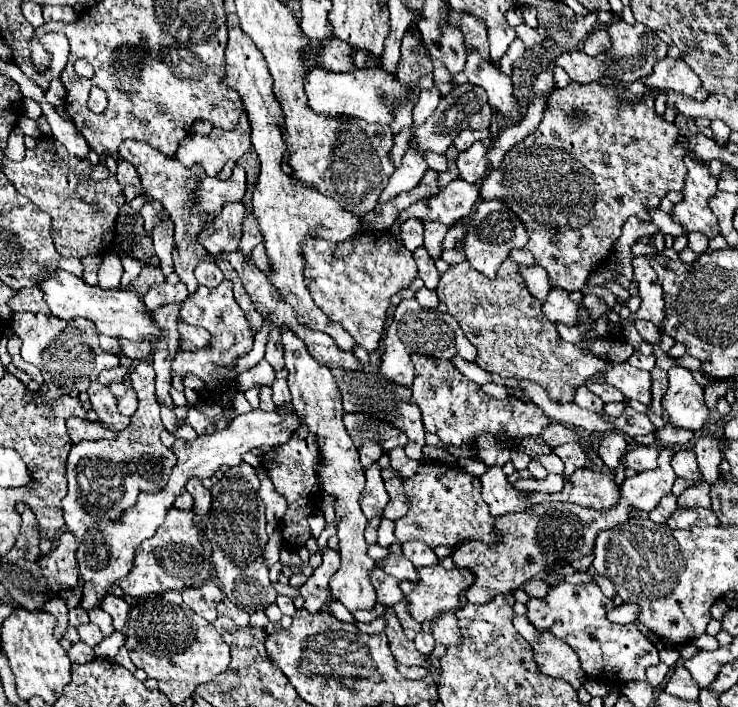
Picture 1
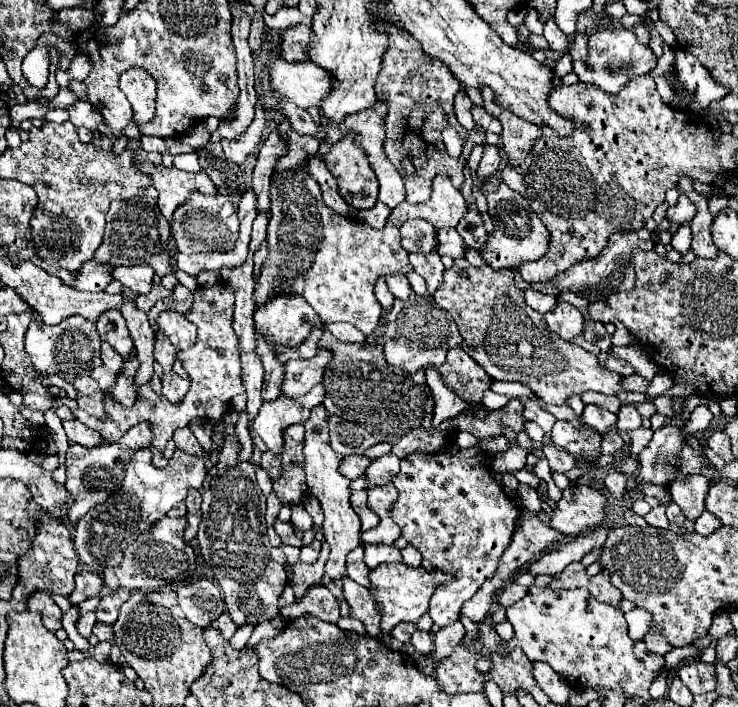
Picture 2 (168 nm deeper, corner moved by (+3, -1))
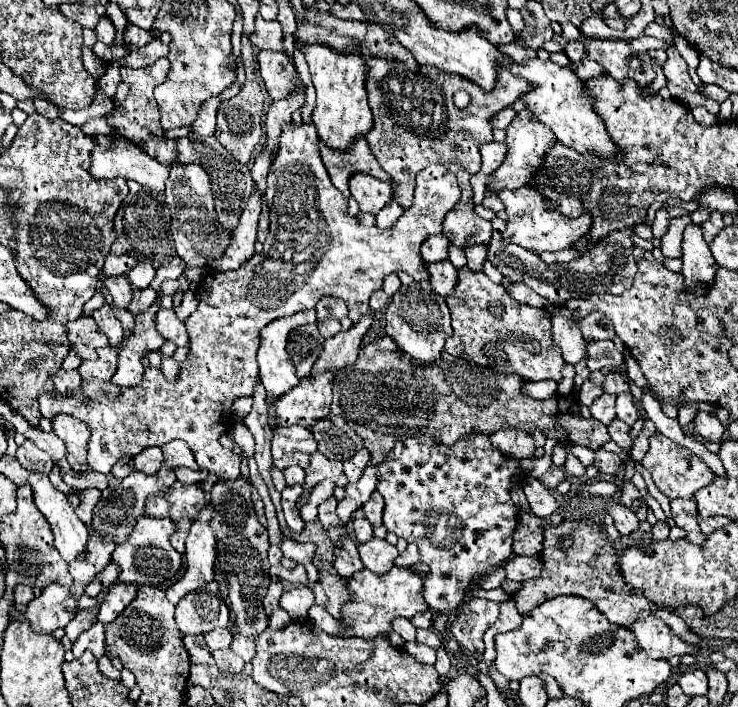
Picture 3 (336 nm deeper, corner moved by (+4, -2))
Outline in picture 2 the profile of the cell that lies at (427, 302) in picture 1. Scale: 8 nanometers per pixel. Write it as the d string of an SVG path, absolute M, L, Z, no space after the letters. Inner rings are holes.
M390 275L390 277L386 277L386 283L388 283L388 289L394 295L394 299L406 301L414 293L412 287L410 287L410 283L408 283L408 279L402 277L402 275L396 275L396 277Z

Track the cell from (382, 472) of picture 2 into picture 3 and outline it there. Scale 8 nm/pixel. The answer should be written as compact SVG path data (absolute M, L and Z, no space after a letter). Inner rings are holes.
M367 466L361 480L357 484L345 486L345 498L337 504L337 516L341 516L341 524L349 524L351 514L369 500L371 492L377 488L377 466Z

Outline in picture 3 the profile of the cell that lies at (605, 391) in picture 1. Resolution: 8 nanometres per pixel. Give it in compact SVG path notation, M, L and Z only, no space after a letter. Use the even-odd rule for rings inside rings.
M601 394L589 408L591 408L593 418L605 426L609 426L615 420L615 396L613 394Z

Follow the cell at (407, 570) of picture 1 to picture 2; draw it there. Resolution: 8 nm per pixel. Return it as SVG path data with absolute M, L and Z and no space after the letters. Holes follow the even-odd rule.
M364 545L366 553L364 553L364 563L374 569L386 561L402 561L400 551L394 545Z

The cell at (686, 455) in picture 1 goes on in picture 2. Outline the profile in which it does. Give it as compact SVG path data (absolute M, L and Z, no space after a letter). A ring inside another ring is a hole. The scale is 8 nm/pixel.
M690 475L686 483L672 483L670 495L674 503L680 505L684 515L696 521L704 511L704 499L706 499L708 487L710 487L710 481L704 475Z

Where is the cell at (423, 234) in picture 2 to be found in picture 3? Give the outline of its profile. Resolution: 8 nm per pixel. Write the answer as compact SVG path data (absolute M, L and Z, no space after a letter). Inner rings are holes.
M435 234L435 236L429 236L423 246L421 246L421 254L423 254L423 260L425 262L441 262L441 260L447 260L449 258L449 250L447 250L447 238L443 234Z

